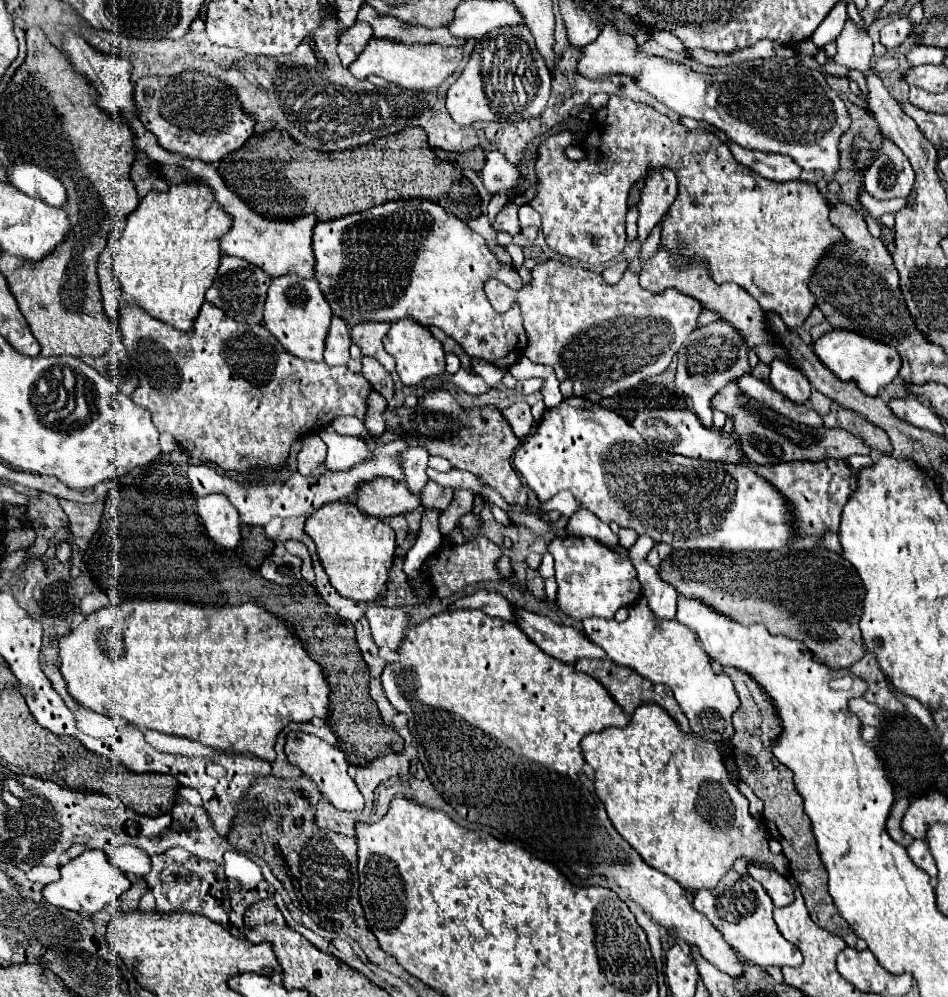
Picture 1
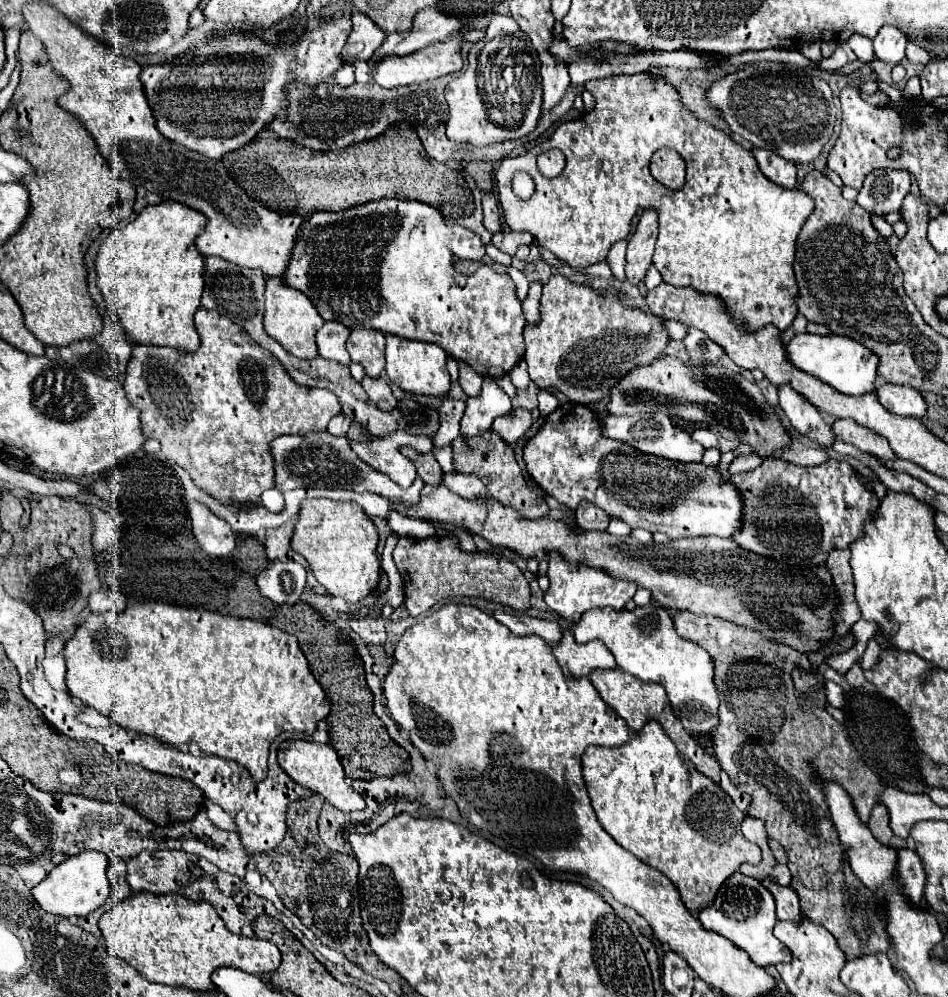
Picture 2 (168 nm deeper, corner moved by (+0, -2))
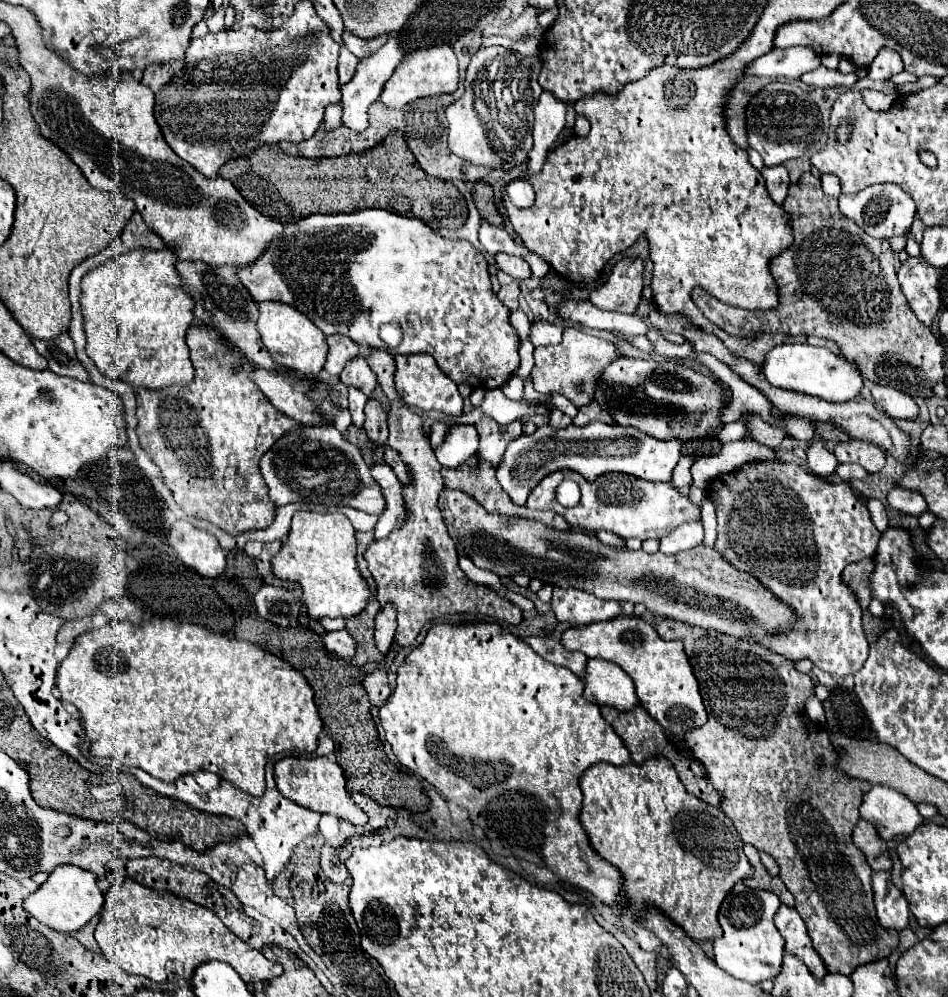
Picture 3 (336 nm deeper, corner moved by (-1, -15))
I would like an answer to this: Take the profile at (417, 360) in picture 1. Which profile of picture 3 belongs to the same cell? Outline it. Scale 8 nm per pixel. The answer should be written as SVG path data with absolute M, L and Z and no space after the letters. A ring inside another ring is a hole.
M416 353L416 355L396 355L396 387L398 393L402 395L402 401L406 401L410 407L418 407L424 411L442 411L446 415L458 417L462 415L462 395L458 393L456 383L438 371L438 365L434 363L432 355L426 353Z

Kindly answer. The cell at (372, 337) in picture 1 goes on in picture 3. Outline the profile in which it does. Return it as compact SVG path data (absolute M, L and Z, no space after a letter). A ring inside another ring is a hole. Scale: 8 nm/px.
M358 355L356 359L352 359L344 371L340 373L340 381L348 387L356 387L360 389L364 395L370 395L376 389L376 379L374 379L374 371L370 371L370 367L366 365L366 359L362 355Z

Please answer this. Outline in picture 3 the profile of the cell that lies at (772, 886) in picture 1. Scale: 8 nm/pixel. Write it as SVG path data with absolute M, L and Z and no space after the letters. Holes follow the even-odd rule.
M782 905L776 915L776 927L786 941L786 953L792 953L798 959L802 959L804 965L810 969L810 973L816 979L822 979L828 973L828 969L826 969L822 957L814 951L810 937L806 935L806 925L804 925L802 917L798 915L798 911Z

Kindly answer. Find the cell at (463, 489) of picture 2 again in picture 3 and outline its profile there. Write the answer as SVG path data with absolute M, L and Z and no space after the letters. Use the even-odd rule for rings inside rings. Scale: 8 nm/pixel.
M370 349L366 353L366 363L378 377L378 385L386 399L390 401L388 409L388 445L398 451L400 459L408 465L412 473L412 483L402 485L404 497L404 525L392 531L386 539L372 541L364 551L364 559L368 569L376 581L378 603L380 609L386 603L396 605L398 629L394 641L400 647L410 647L420 629L438 617L456 615L456 613L480 613L490 615L498 621L506 621L518 625L522 621L522 609L512 605L510 601L498 597L492 589L470 581L464 571L458 567L458 553L452 539L446 533L440 509L438 495L444 489L444 479L440 475L440 463L434 459L428 435L422 429L422 417L412 413L412 409L402 401L394 385L394 355L382 349Z

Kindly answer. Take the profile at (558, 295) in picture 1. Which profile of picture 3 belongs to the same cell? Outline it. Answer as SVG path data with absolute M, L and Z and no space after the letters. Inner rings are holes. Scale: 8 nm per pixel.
M568 327L564 329L564 339L560 345L550 345L550 347L538 347L534 351L534 367L532 367L532 383L538 393L552 395L560 393L568 397L576 407L582 407L590 403L594 397L594 387L598 383L598 375L602 373L602 367L610 363L610 359L616 359L614 343L590 337L582 333L578 327Z

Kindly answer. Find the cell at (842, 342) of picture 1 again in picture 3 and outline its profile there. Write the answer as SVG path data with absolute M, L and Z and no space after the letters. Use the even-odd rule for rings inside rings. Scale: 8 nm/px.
M784 343L770 349L762 361L762 371L768 383L772 383L774 387L816 395L824 401L834 401L834 403L854 399L860 395L862 389L862 377L858 367L854 367L854 363L846 361L844 357L836 357L830 349L812 347L808 343Z

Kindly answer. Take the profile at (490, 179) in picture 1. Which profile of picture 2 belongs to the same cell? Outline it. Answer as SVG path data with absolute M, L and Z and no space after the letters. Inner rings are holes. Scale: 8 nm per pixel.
M493 192L483 194L483 224L489 232L499 232L501 230L499 204L497 204L497 196Z

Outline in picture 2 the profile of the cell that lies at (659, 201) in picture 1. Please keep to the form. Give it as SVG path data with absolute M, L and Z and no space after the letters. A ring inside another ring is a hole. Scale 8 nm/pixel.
M647 208L641 214L637 230L629 238L629 246L627 246L625 274L631 284L639 284L651 264L655 242L657 242L657 230L659 230L657 212L655 212L655 208Z

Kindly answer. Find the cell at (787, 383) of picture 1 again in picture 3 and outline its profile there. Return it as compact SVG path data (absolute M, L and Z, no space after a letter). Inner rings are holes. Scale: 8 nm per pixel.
M812 441L808 447L808 469L818 475L820 479L830 479L836 473L838 461L834 459L834 453L830 453L822 441Z

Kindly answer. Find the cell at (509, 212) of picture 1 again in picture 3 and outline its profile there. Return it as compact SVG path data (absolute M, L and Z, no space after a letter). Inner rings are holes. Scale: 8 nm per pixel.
M506 253L498 255L496 257L496 265L498 265L500 271L512 275L514 279L528 279L532 275L530 273L530 265L524 259L514 257L514 255L506 255Z

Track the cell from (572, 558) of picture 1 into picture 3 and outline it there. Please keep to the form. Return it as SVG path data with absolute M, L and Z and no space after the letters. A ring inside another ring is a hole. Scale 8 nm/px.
M554 587L552 609L558 621L568 623L572 627L580 627L596 621L608 621L620 615L618 601L602 601L586 591L562 589L562 587Z

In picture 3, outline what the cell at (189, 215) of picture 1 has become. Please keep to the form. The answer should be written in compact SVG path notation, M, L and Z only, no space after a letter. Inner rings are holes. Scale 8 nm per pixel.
M168 247L164 251L134 249L126 255L114 257L110 263L96 267L82 279L80 307L86 333L86 355L96 363L98 371L108 379L124 381L130 387L144 387L148 391L160 391L170 385L188 385L194 379L194 367L186 347L186 329L194 315L194 299L182 291L182 281L174 269L176 255Z

